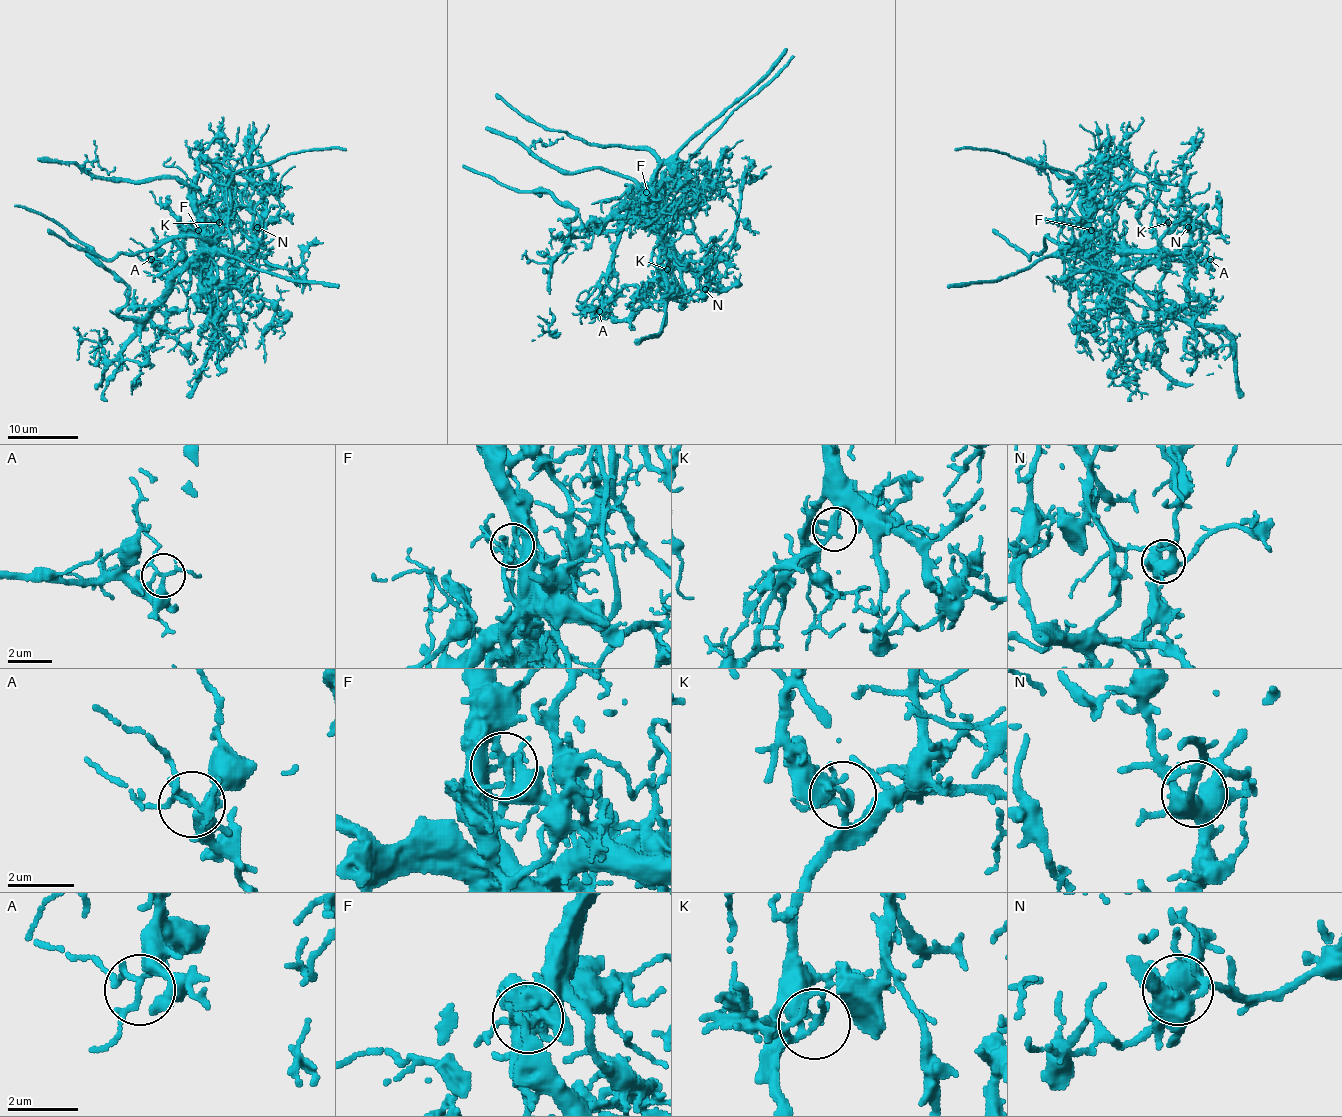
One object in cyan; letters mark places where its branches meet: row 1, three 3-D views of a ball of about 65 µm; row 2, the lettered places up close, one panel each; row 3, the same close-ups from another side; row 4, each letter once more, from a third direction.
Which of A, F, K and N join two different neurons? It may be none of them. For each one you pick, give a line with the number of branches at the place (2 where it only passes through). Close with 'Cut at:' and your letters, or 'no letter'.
F: Branches: 5
K: Branches: 3
Cut at: F, K

